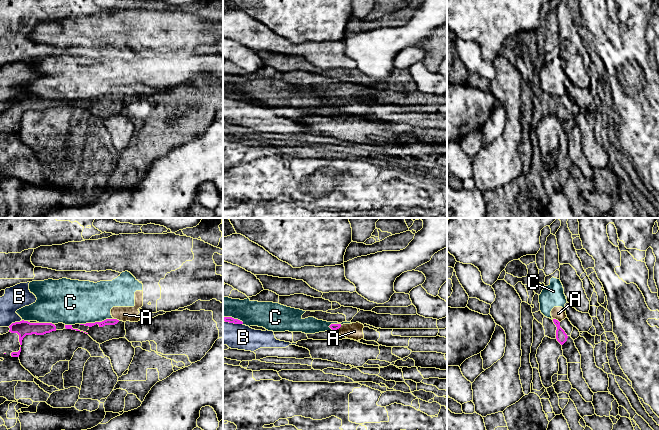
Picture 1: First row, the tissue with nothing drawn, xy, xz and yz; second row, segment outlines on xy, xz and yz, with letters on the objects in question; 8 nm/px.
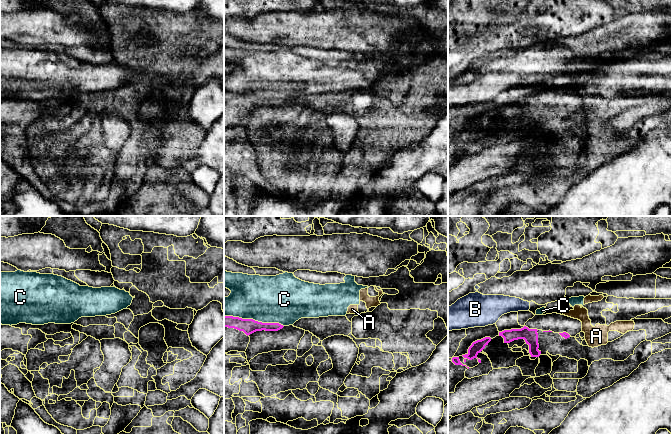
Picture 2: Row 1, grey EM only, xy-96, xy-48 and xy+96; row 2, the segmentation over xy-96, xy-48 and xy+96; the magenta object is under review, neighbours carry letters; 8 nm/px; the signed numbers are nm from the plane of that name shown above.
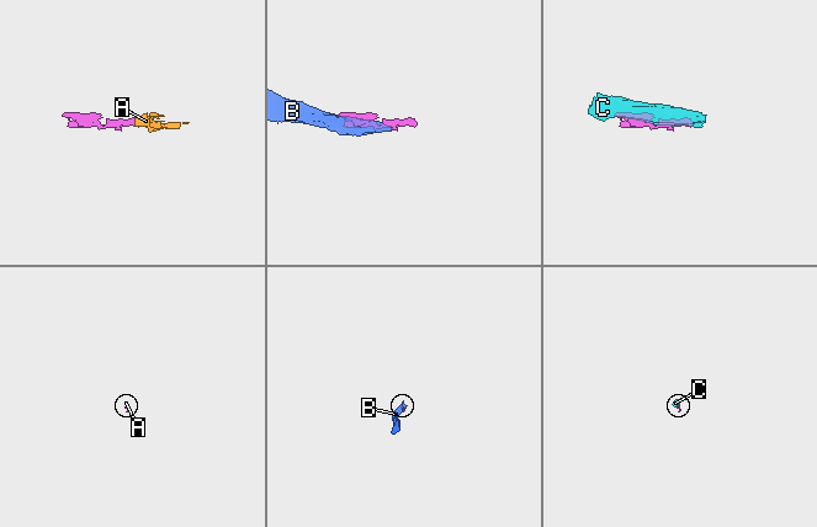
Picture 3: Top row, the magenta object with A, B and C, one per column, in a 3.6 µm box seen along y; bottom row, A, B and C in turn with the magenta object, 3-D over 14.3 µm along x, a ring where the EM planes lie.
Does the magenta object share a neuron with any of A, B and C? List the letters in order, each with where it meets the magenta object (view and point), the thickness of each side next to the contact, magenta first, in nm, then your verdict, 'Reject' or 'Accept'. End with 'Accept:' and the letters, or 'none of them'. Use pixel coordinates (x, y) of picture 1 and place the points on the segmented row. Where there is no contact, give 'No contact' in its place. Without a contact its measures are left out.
A: Touches magenta at yz (555, 319). Thickness 90 nm (magenta) against 110 nm. Reject
B: Touches magenta at xy (15, 322). Thickness 120 nm (magenta) against 190 nm. Reject
C: Touches magenta at xy (96, 322). Thickness 50 nm (magenta) against 360 nm. Reject
Accept: none of them

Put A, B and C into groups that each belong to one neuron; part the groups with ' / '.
A C / B

